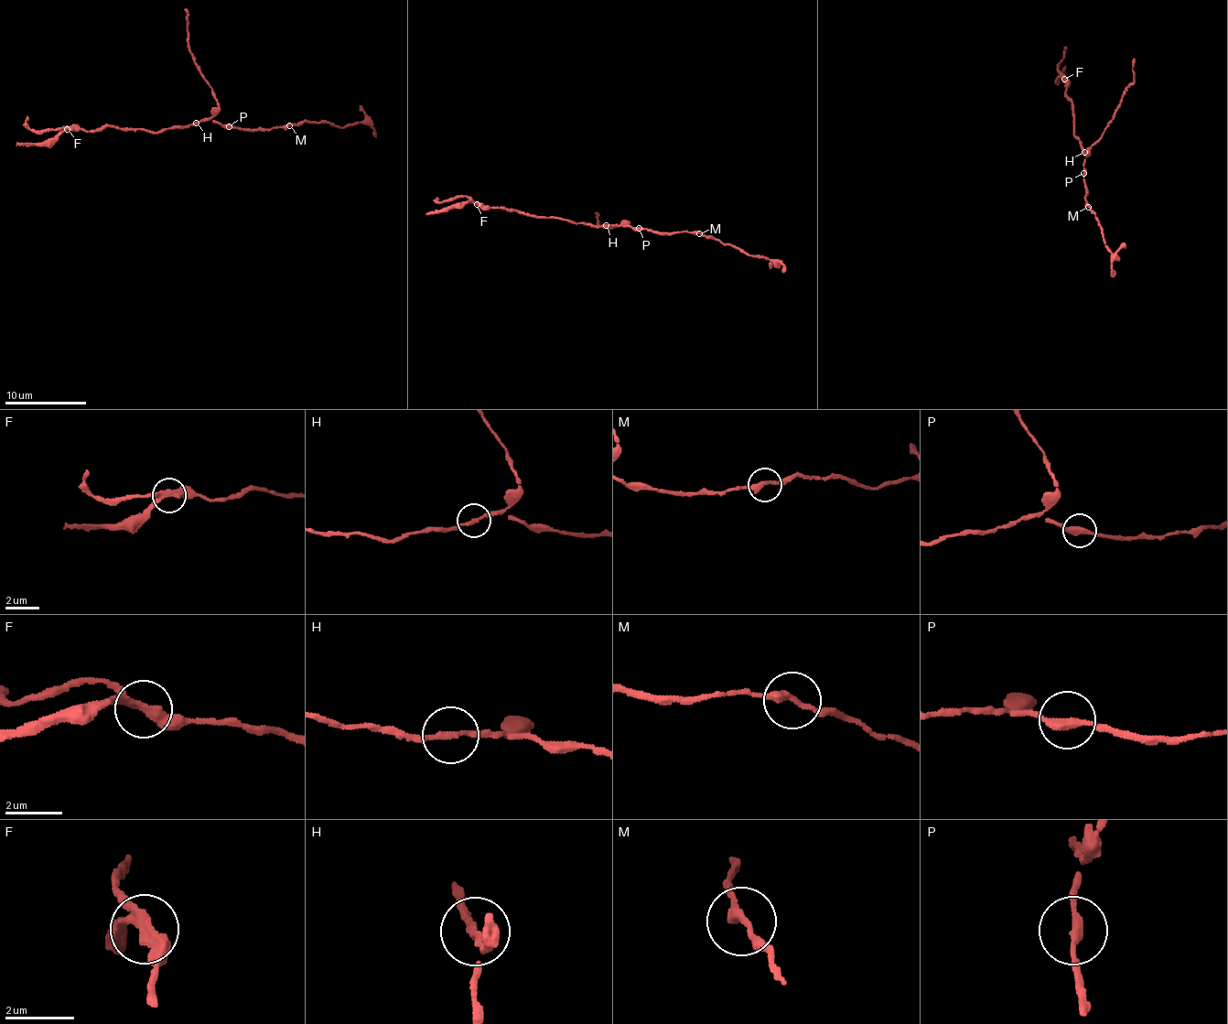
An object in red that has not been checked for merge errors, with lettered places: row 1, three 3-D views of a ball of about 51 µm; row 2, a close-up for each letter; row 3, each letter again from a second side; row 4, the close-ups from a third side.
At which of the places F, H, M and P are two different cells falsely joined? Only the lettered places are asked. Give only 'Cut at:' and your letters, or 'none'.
Cut at: F, H

